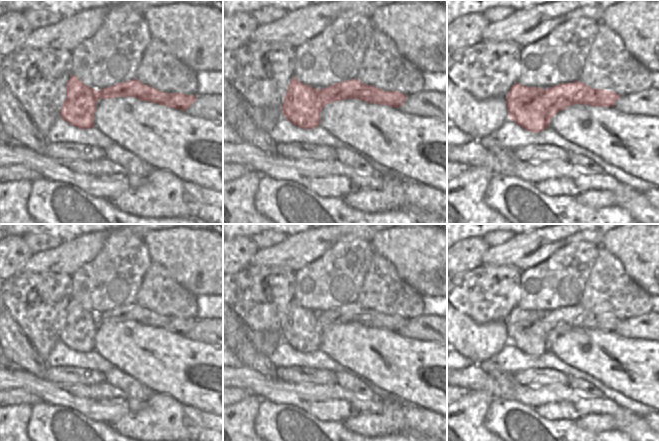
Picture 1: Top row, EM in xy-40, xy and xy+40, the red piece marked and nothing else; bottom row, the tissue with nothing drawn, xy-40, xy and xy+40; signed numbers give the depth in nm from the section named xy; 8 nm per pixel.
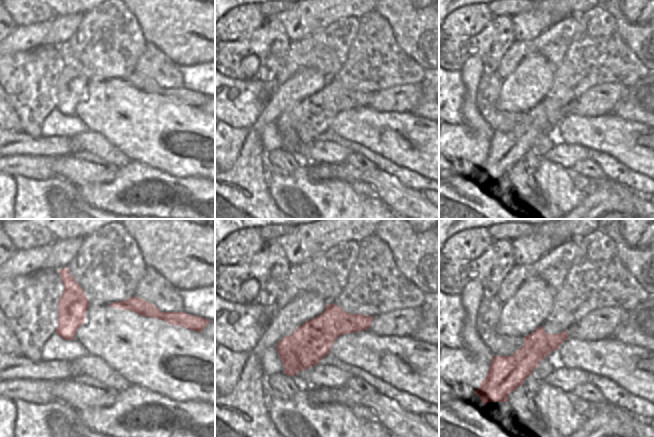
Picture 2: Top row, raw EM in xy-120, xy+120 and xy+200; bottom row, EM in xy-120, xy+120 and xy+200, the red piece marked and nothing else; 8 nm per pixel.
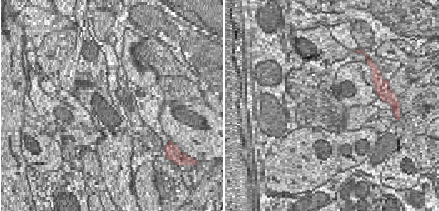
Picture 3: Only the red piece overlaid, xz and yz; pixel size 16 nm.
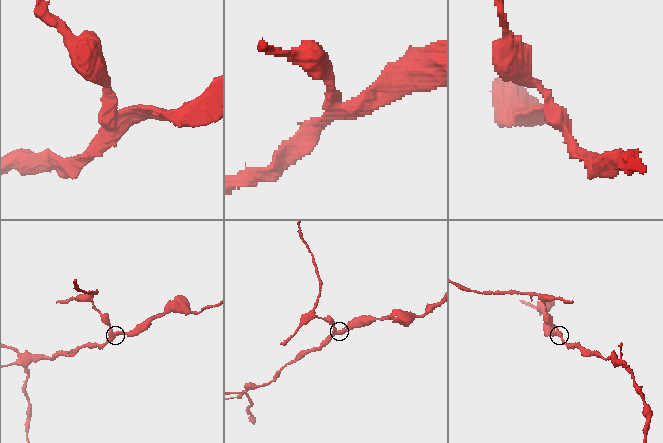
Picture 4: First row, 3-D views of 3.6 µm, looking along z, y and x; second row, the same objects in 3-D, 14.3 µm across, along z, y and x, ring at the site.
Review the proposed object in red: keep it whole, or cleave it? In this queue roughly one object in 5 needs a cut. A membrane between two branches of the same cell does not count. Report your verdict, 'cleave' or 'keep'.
cleave

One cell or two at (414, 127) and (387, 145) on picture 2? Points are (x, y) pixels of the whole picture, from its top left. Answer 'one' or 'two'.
one

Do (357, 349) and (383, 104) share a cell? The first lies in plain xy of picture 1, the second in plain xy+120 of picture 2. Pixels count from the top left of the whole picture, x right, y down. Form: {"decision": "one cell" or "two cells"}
{"decision": "two cells"}

